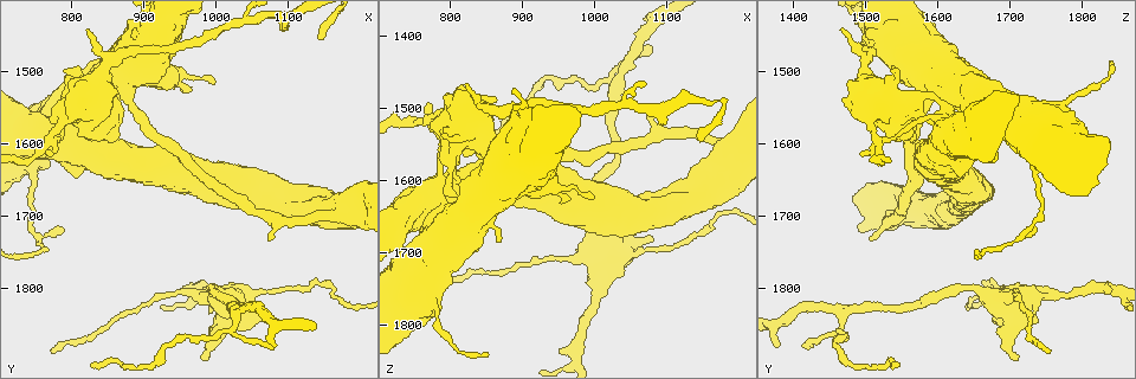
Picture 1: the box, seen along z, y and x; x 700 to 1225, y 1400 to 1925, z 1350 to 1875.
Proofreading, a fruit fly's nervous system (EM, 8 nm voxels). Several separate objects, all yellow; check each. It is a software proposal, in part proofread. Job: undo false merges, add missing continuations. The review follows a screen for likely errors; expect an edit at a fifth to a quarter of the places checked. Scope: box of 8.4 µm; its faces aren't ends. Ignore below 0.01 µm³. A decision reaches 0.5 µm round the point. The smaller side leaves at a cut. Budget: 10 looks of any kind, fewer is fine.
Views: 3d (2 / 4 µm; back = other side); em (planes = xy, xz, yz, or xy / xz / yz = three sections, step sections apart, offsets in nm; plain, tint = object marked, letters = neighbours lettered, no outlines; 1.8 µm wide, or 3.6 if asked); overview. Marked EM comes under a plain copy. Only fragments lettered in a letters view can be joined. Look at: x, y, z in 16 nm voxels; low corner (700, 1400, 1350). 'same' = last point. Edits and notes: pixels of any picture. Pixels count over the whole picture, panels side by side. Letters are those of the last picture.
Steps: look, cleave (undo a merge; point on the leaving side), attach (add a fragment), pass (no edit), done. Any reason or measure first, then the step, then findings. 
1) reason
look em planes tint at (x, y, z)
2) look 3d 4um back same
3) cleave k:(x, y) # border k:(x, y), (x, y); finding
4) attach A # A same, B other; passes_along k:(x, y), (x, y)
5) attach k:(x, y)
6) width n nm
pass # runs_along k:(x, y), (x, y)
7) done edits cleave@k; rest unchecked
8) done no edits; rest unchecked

look 3d 4um at (1030, 1830, 1480)

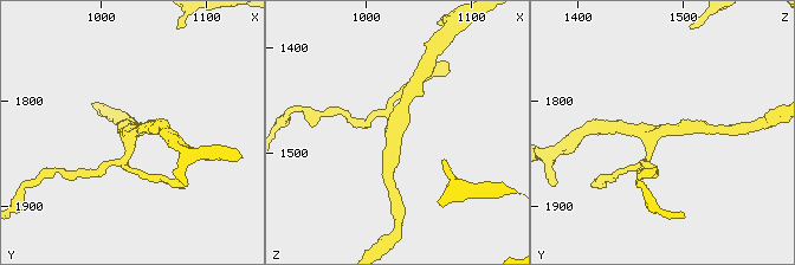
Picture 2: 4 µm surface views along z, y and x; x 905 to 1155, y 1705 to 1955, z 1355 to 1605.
arms 4; shape alone is not enough
look em planes letters at (1026, 1832, 1474)

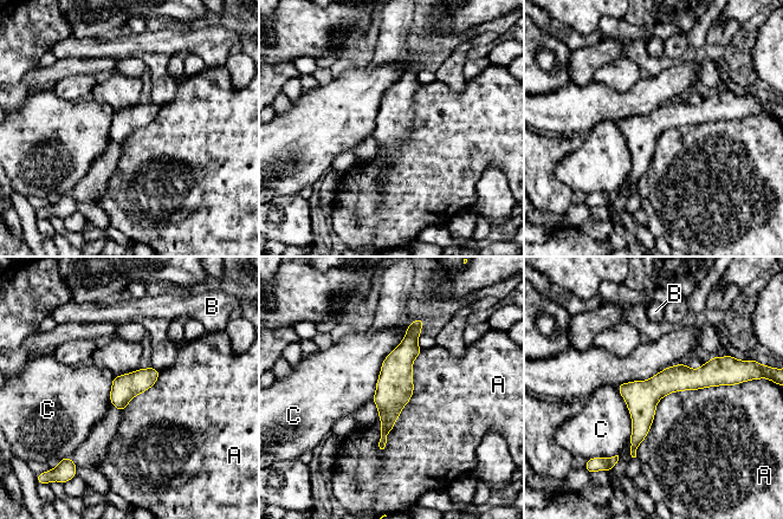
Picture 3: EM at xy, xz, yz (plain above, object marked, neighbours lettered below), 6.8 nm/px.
width 180 nm
pass # A other, B other, C other; continuous, no second cell

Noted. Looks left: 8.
calibre changes
look 3d 4um back at (945, 1625, 1590)

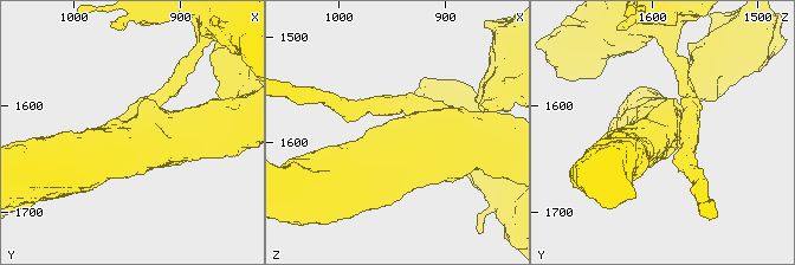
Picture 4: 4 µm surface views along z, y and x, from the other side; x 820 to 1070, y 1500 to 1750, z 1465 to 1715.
look em 3.6um xy step 8 tint at (944, 1624, 1588)

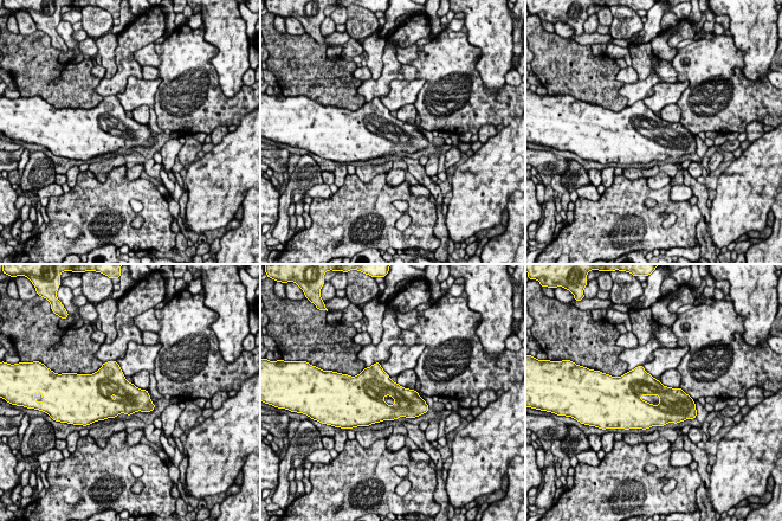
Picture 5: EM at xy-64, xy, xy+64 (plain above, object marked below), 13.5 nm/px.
cut it another way
look em 3.6um planes letters same

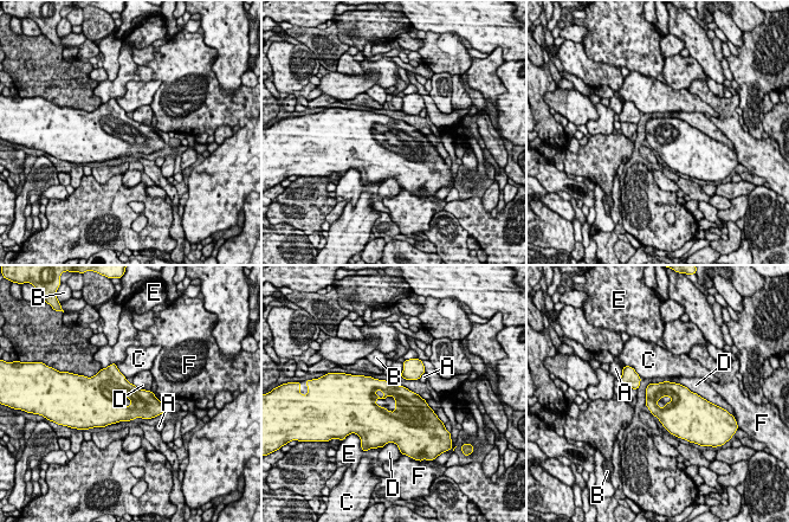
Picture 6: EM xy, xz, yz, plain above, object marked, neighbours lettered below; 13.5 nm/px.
pass # A other, B other, C other, D other, E other, F other; border 6:(665, 380), (679, 382), (699, 395); all the same cell

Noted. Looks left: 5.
abrupt turn
look 3d 4um back at (795, 1580, 1600)

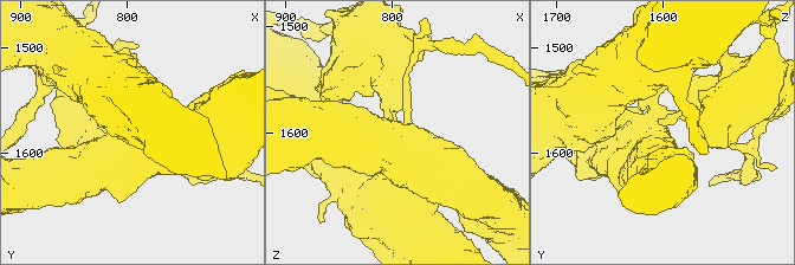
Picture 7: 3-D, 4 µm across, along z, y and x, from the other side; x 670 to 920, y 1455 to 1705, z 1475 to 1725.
now the EM
look em planes letters at (792, 1576, 1604)

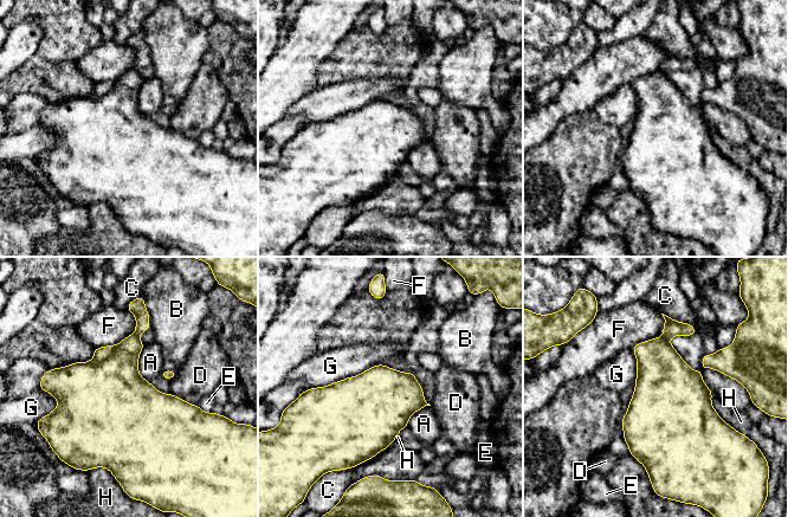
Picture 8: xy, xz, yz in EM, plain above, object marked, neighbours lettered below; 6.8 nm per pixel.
longest_contact G 550 nm
cleave 8:(672, 328) # A other, B other, C other, D other, E other, F other, G other, H other; border 8:(664, 336), (667, 340); two cells meet here

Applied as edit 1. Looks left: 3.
tapers out
look em xz step 16 tint at (790, 1720, 1735)

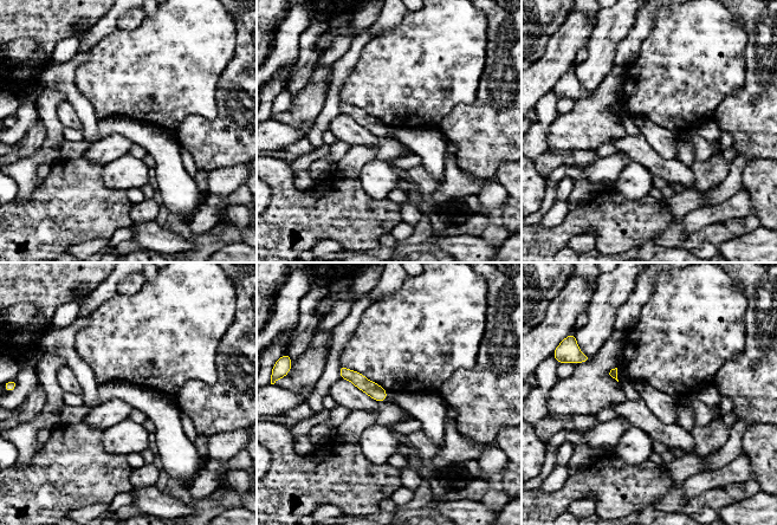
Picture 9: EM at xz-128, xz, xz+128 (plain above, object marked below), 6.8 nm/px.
cut it another way
look em planes letters same

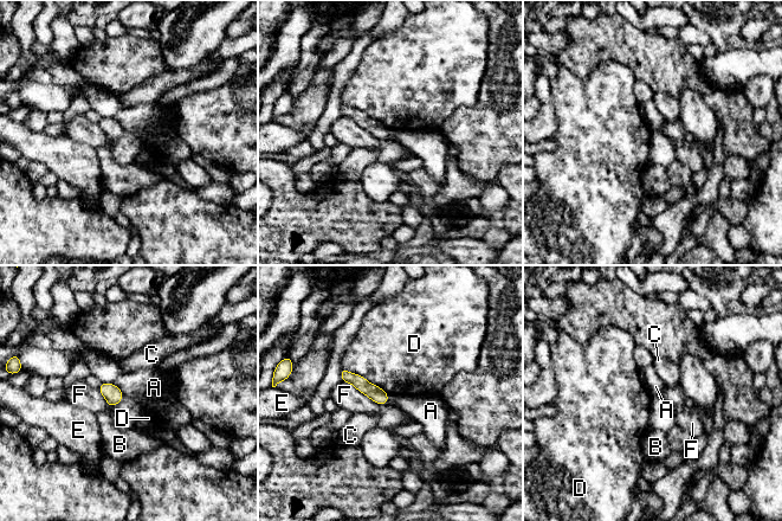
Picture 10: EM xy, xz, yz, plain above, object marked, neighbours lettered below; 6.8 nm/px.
width 110 nm
pass # A other, B other, C other, D other, E other, F other; border 10:(102, 381), (114, 384), (124, 396); no lettered fragment goes on from it

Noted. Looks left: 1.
done edits cleave@8; rest unchecked

